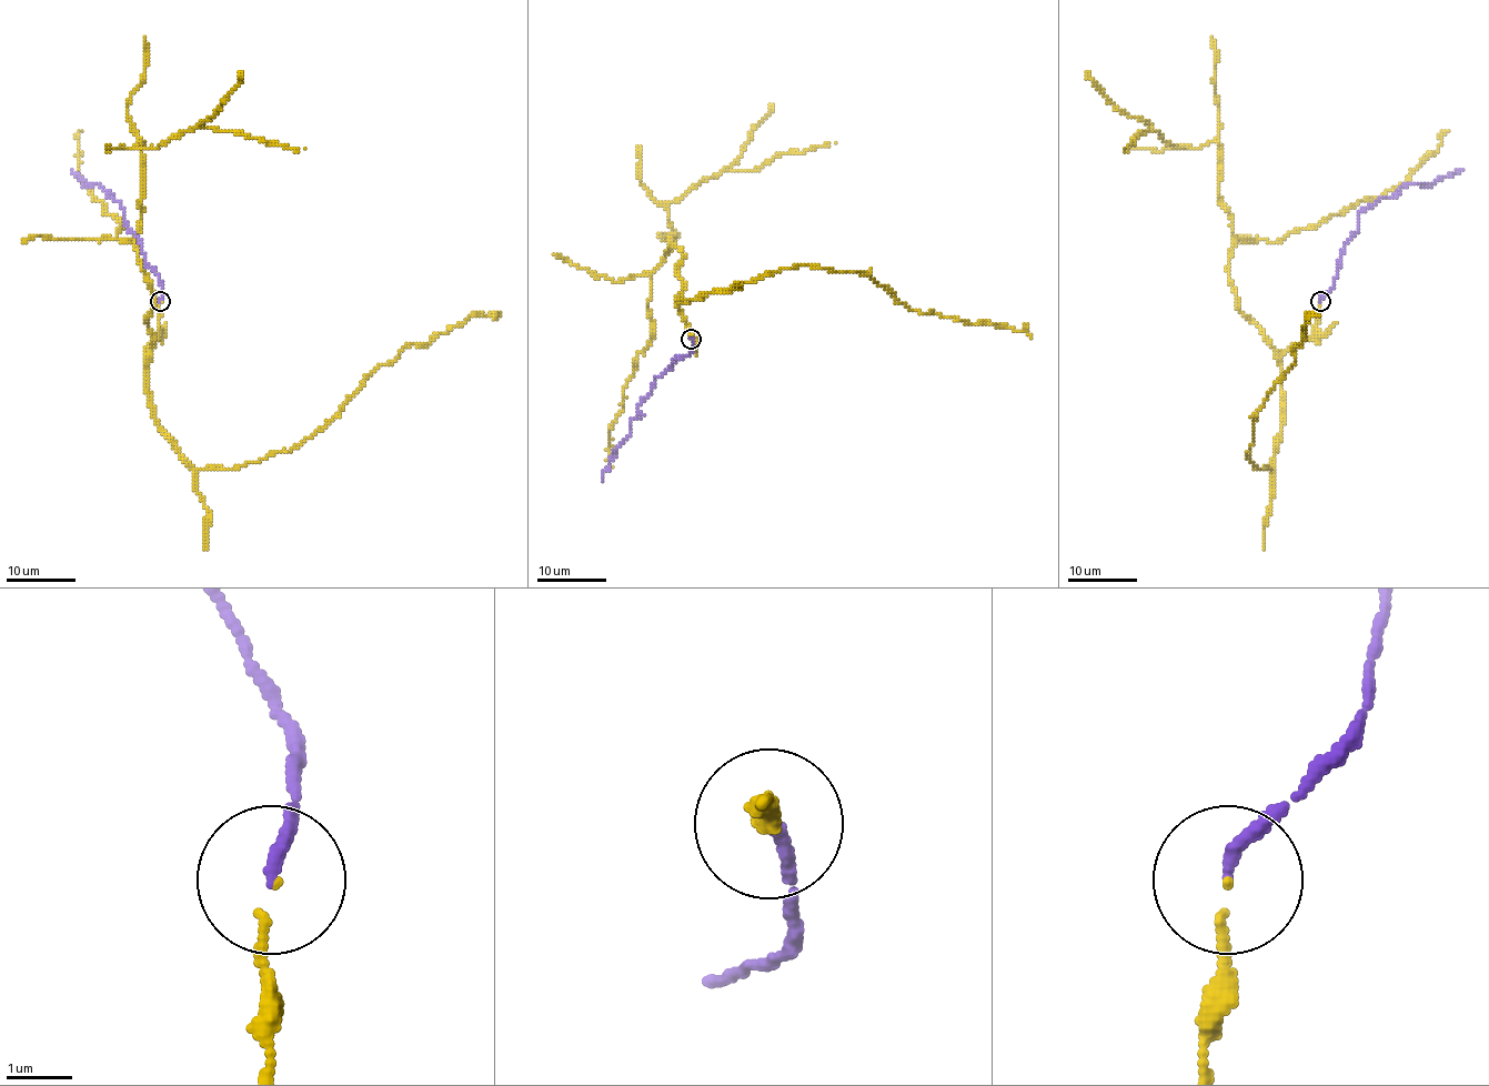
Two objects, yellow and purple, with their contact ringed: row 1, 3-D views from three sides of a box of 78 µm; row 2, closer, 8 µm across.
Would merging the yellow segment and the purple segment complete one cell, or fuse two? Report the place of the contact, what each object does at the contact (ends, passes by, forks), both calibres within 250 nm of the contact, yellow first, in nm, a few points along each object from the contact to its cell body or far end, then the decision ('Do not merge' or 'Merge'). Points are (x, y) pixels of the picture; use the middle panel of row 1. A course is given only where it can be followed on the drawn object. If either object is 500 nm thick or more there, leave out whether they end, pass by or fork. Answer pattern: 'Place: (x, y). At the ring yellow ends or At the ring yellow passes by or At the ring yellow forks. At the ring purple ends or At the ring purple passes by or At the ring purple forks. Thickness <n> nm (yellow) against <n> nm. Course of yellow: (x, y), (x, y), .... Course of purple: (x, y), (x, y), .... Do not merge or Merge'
Place: (691, 339). At the ring yellow ends. At the ring purple ends. Thickness 80 nm (yellow) against 190 nm. Course of yellow: (690, 339), (678, 299), (695, 301), (800, 265), (866, 272), (912, 311), (1002, 325), (1032, 338). Course of purple: (690, 339), (694, 350), (654, 378), (630, 434), (615, 449), (601, 482). Merge

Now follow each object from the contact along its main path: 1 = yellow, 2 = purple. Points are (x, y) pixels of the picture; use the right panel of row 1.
1: (1320, 301), (1311, 335), (1280, 357), (1283, 435), (1259, 470), (1247, 454), (1254, 416), (1319, 313)
2: (1320, 301), (1331, 287), (1344, 245), (1357, 231), (1359, 212), (1394, 197), (1408, 184), (1430, 184), (1464, 169)

